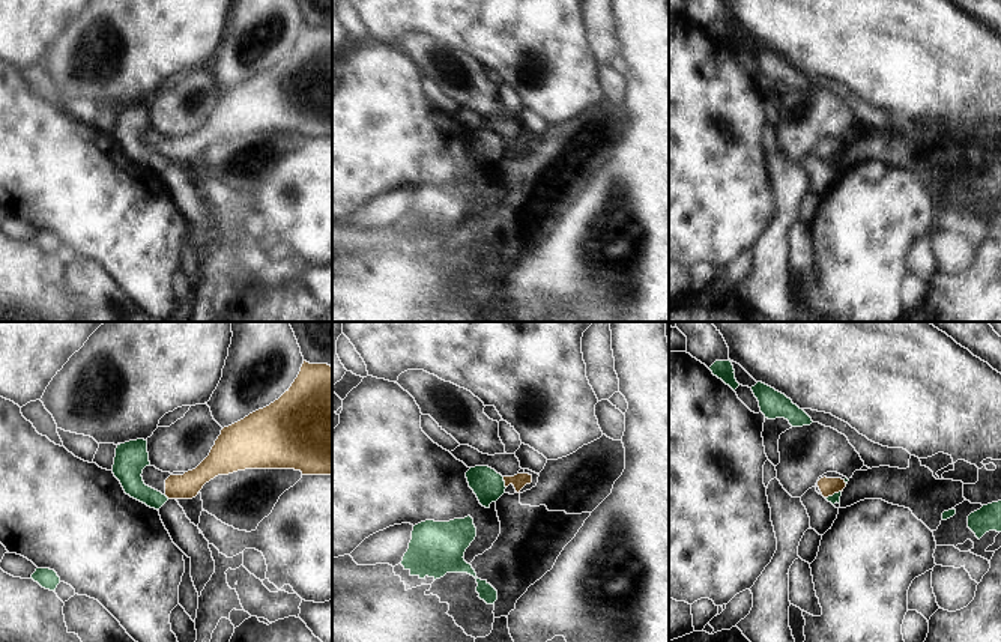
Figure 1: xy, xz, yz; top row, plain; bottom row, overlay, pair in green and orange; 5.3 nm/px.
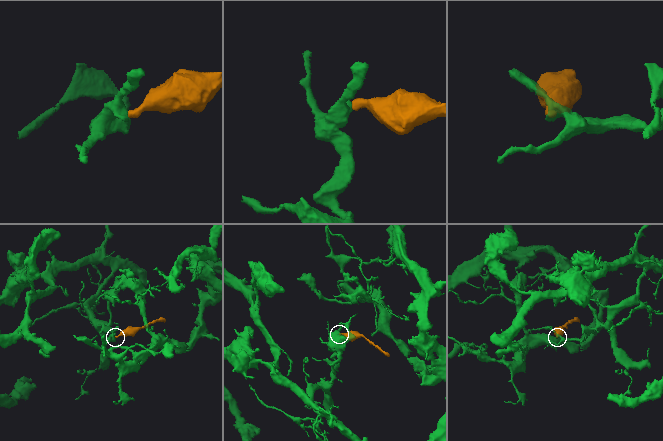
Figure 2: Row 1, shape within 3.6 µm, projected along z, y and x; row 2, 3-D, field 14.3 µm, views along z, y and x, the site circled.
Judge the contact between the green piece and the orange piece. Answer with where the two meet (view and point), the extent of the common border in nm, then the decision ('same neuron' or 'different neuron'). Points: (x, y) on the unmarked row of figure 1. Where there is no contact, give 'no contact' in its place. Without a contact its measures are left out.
xz (504, 146) | 70 nm | different neuron

